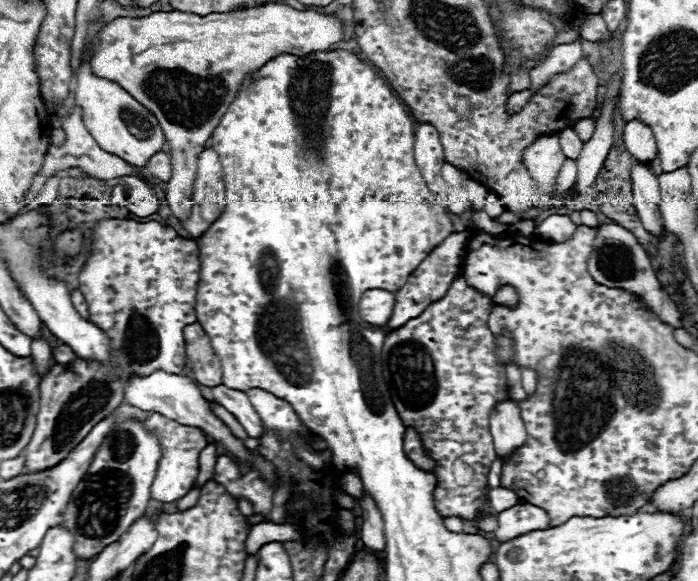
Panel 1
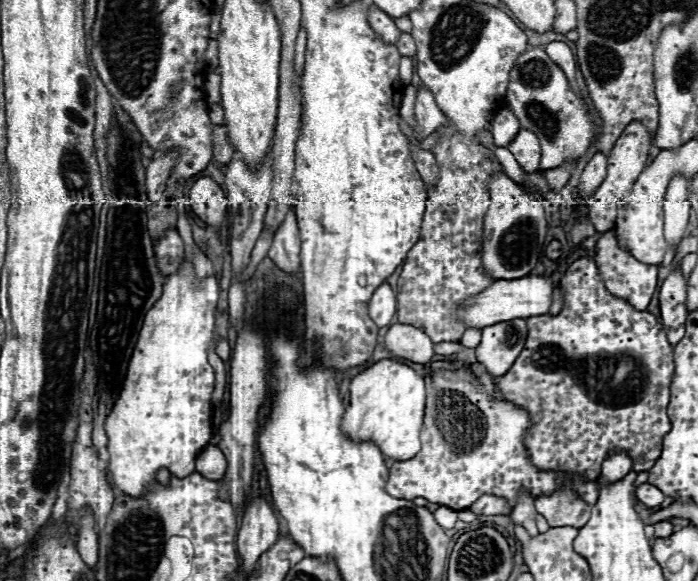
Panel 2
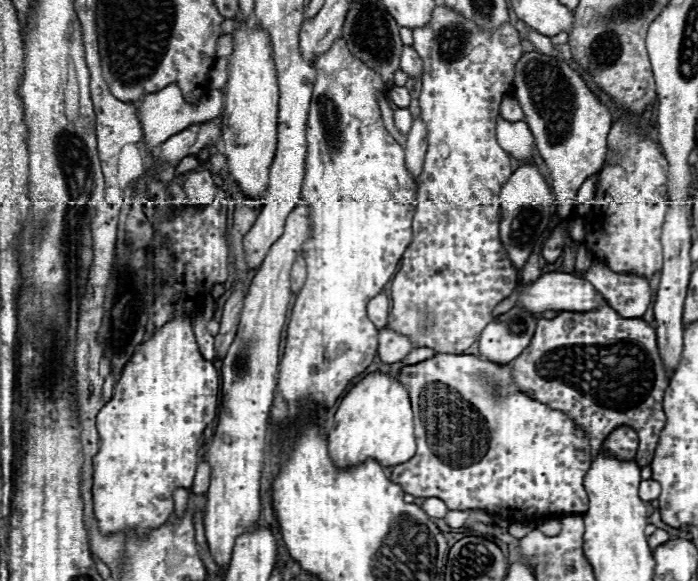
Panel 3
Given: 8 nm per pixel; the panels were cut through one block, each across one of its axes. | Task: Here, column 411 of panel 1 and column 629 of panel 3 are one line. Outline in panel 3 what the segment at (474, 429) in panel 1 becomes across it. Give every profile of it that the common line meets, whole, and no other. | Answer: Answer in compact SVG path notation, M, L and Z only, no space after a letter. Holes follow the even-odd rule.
M610 306L592 312L560 312L552 320L540 318L530 346L512 366L520 392L564 412L586 430L592 456L616 426L630 426L640 438L636 462L640 466L652 462L658 434L666 424L662 396L668 378L658 354L656 332L648 322L620 318Z

